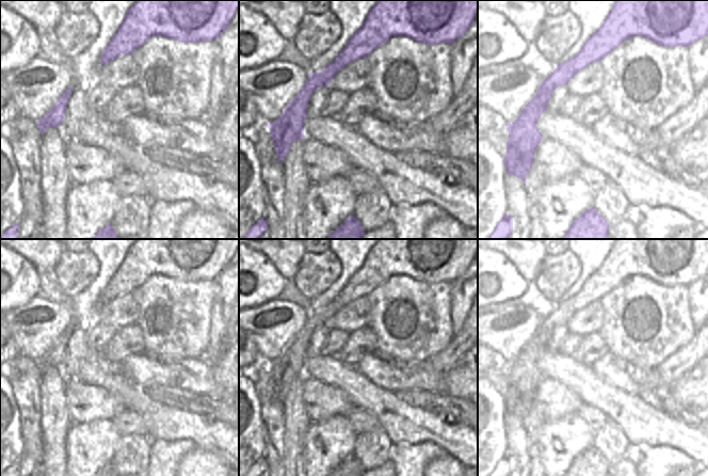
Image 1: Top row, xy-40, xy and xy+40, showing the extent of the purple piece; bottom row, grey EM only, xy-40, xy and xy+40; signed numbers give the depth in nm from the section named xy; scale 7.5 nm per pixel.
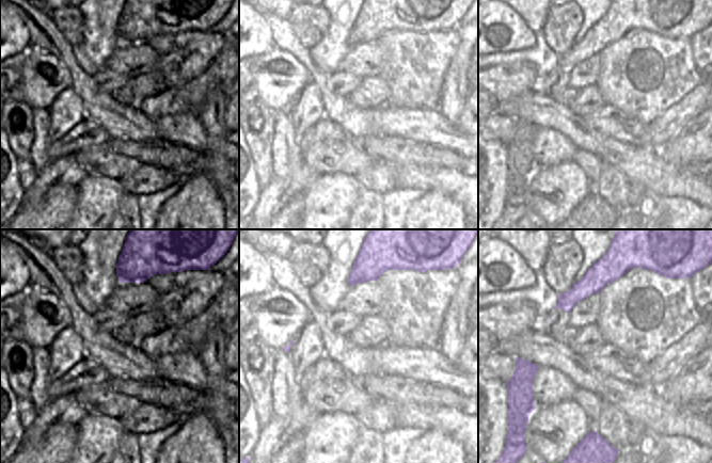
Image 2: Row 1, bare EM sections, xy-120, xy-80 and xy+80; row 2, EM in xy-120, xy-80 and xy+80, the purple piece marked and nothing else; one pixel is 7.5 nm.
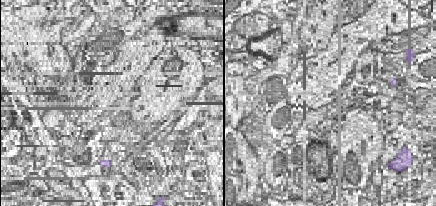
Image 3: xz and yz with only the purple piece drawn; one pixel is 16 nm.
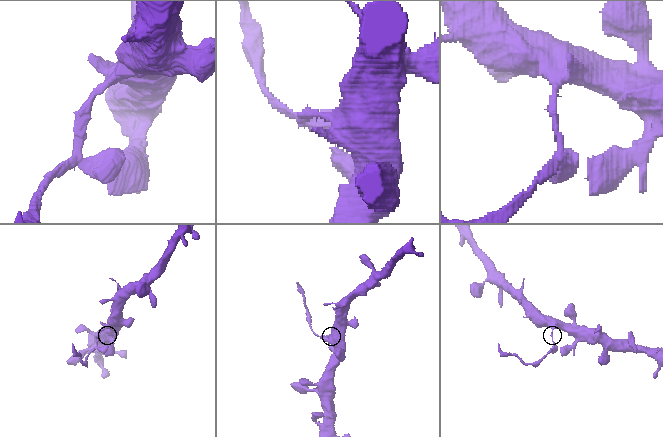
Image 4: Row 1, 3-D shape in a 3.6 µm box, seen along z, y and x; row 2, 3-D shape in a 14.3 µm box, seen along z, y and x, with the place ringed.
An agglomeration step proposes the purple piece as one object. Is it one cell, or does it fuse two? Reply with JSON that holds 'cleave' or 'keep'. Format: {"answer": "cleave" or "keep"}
{"answer": "cleave"}

